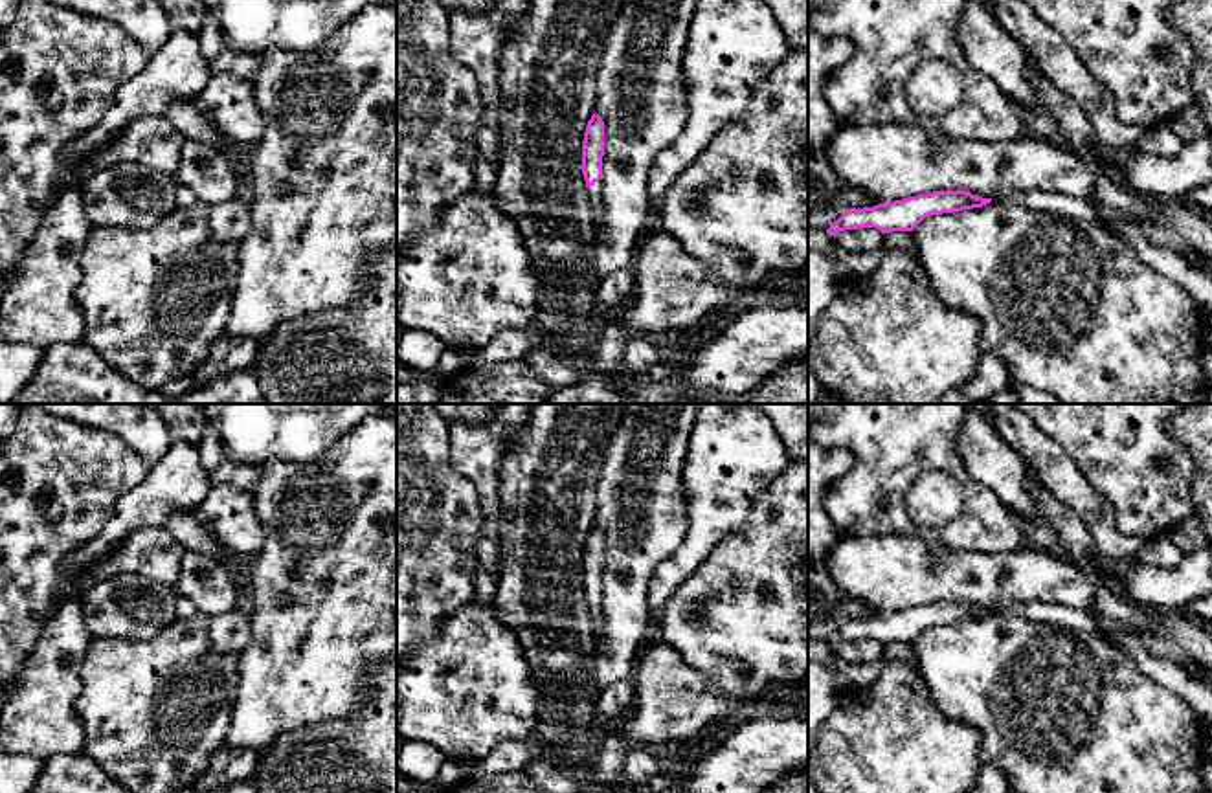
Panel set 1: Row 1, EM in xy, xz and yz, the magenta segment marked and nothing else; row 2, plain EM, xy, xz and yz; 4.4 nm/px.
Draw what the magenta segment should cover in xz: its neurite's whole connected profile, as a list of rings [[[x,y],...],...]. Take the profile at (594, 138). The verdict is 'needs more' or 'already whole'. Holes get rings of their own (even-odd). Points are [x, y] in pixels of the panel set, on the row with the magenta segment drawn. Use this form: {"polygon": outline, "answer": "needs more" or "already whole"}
{"polygon": [[[593,114],[588,121],[582,141],[582,174],[586,180],[595,226],[602,226],[602,156],[604,121],[599,114]]], "answer": "needs more"}

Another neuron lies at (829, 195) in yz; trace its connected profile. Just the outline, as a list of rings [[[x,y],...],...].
[[[808,152],[808,228],[826,231],[847,209],[878,200],[848,185],[826,156]]]

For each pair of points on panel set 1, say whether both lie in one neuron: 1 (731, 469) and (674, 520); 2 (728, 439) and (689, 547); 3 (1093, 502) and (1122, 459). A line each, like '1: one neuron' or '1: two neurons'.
1: two neurons
2: one neuron
3: two neurons

